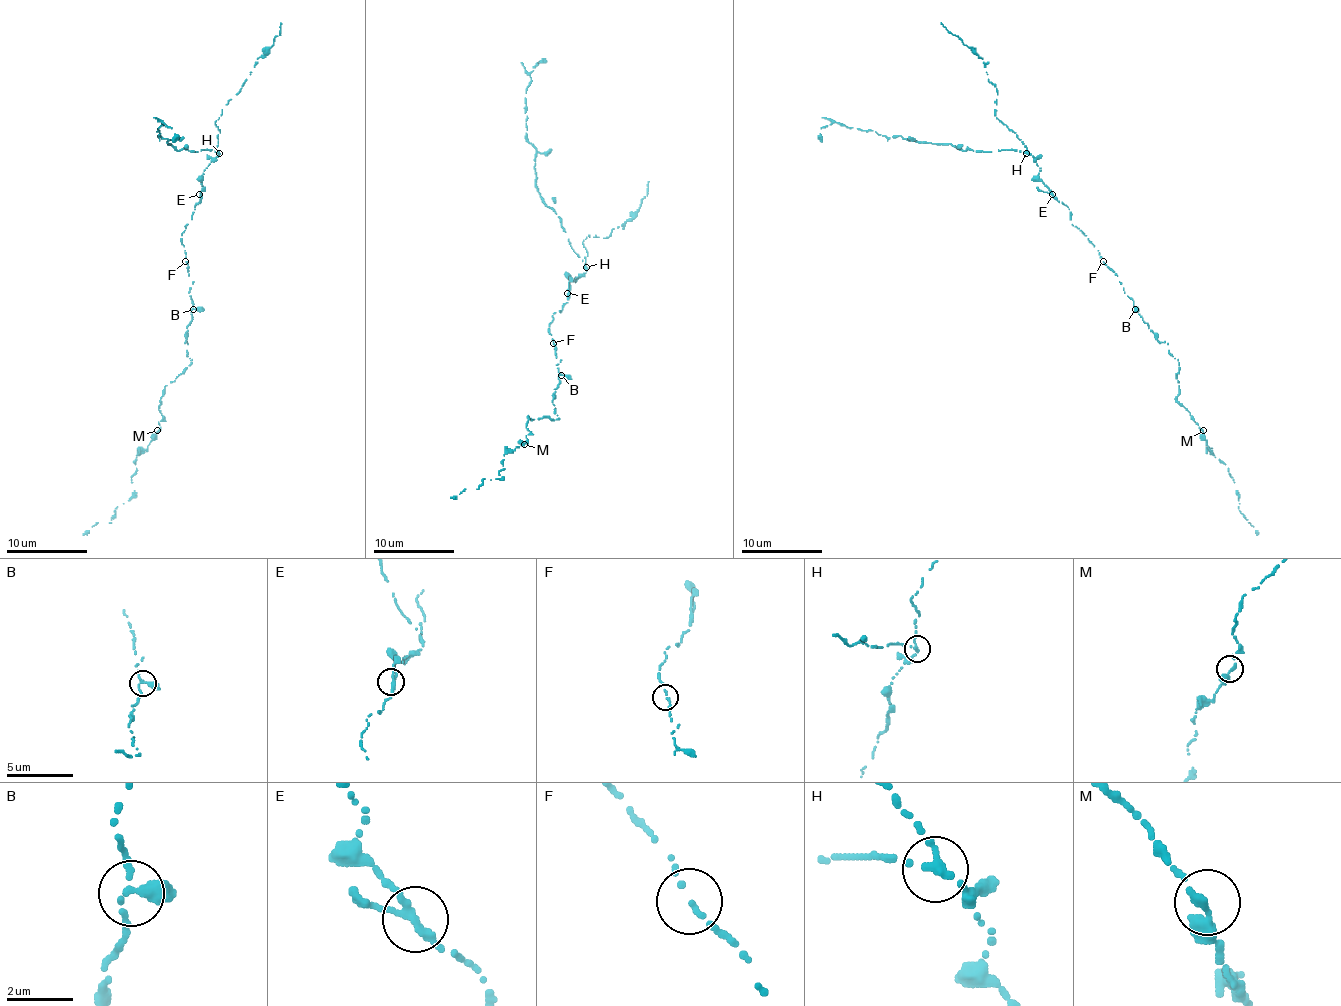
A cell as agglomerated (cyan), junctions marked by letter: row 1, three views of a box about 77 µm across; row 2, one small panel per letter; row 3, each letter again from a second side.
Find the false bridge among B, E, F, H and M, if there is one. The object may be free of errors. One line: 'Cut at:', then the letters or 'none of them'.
Cut at: H

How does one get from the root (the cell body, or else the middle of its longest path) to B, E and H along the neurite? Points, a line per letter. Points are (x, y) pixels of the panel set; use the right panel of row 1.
B: (1103, 261), (1117, 275), (1135, 309)
E: (1103, 261), (1086, 235), (1072, 225), (1068, 208), (1052, 194)
H: (1103, 261), (1086, 235), (1072, 225), (1068, 208), (1058, 202), (1038, 176), (1040, 168), (1036, 160), (1026, 152)

